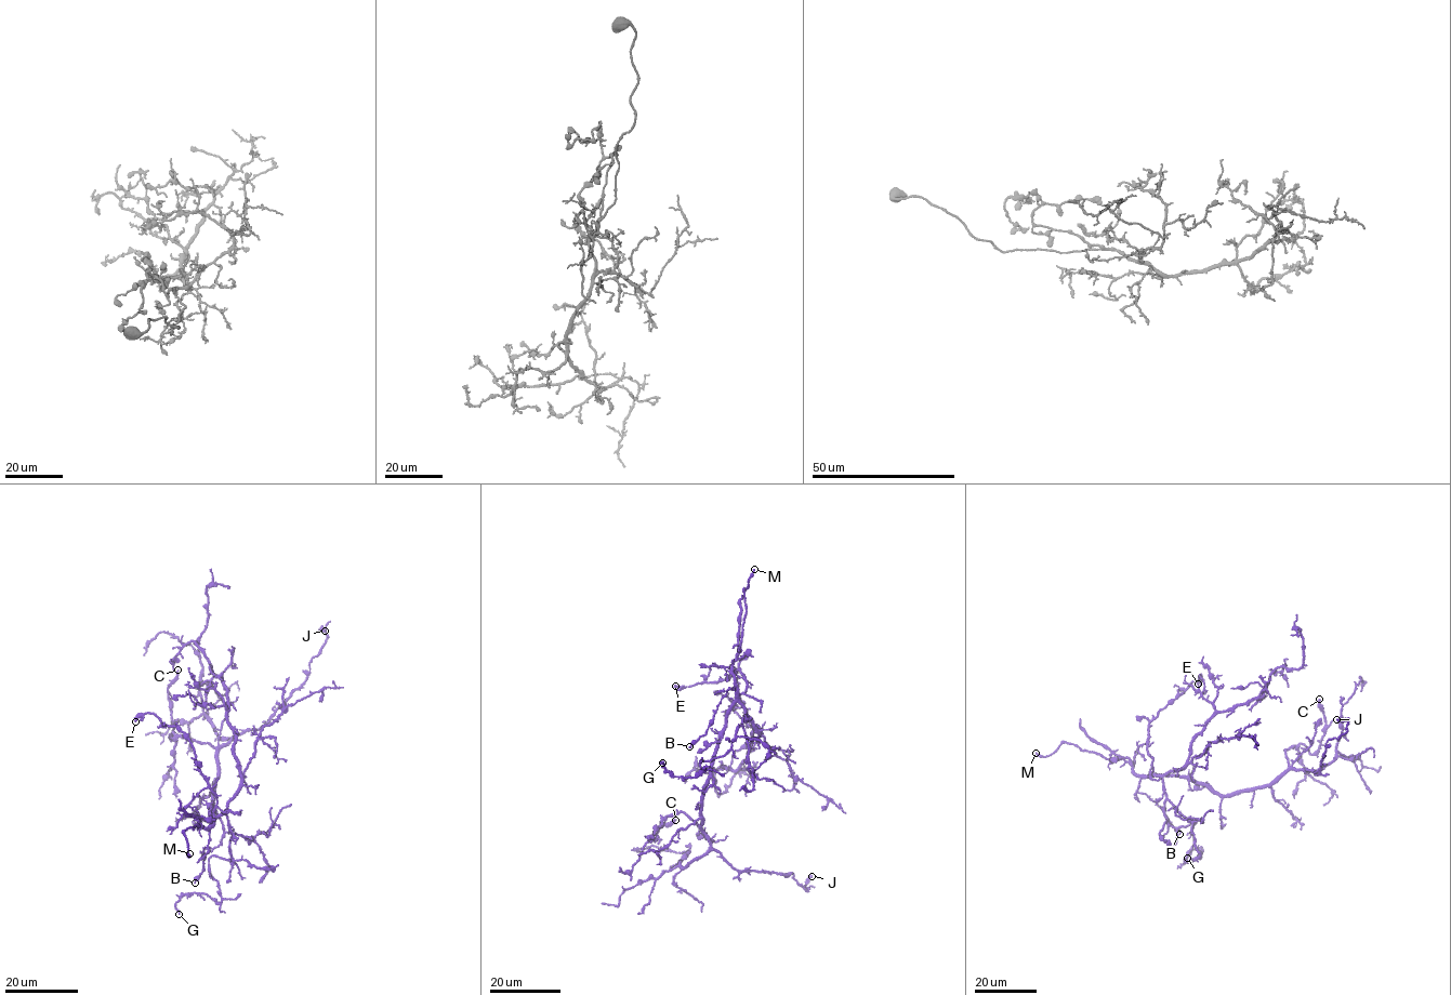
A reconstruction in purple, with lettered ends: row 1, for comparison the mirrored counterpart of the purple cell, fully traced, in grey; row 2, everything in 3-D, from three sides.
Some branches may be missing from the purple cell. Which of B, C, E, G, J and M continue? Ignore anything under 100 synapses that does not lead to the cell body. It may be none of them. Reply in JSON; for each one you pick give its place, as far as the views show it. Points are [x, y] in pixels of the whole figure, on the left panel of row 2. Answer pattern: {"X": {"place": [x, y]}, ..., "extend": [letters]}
{"M": {"place": [189, 853]}, "extend": ["M"]}

